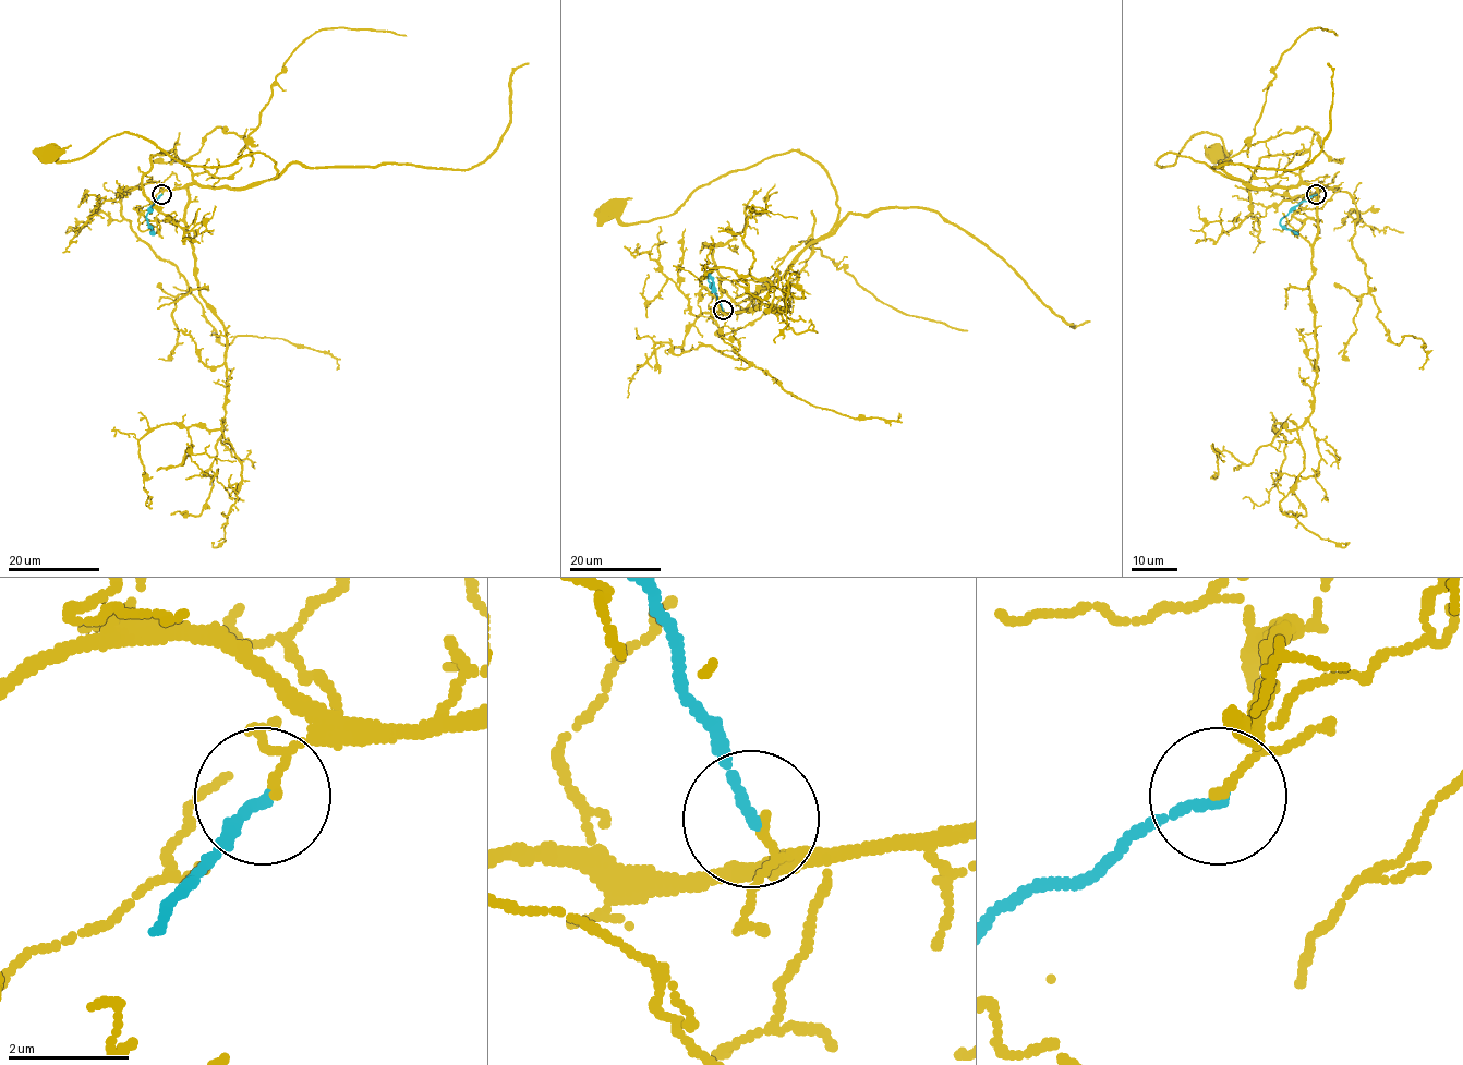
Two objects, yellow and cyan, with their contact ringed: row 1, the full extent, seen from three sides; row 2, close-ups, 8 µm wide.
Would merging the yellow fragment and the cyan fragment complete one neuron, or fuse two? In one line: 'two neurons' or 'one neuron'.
two neurons

